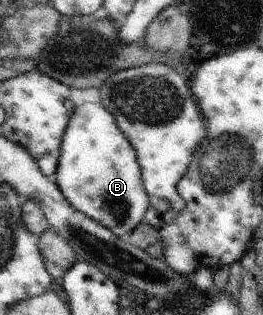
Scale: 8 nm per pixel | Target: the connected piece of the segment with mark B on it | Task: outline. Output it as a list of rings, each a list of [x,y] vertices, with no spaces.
[[[94,102],[75,107],[60,144],[59,158],[53,179],[70,206],[96,220],[114,236],[126,240],[144,221],[149,198],[141,179],[136,150],[116,126],[114,116],[102,104]]]

